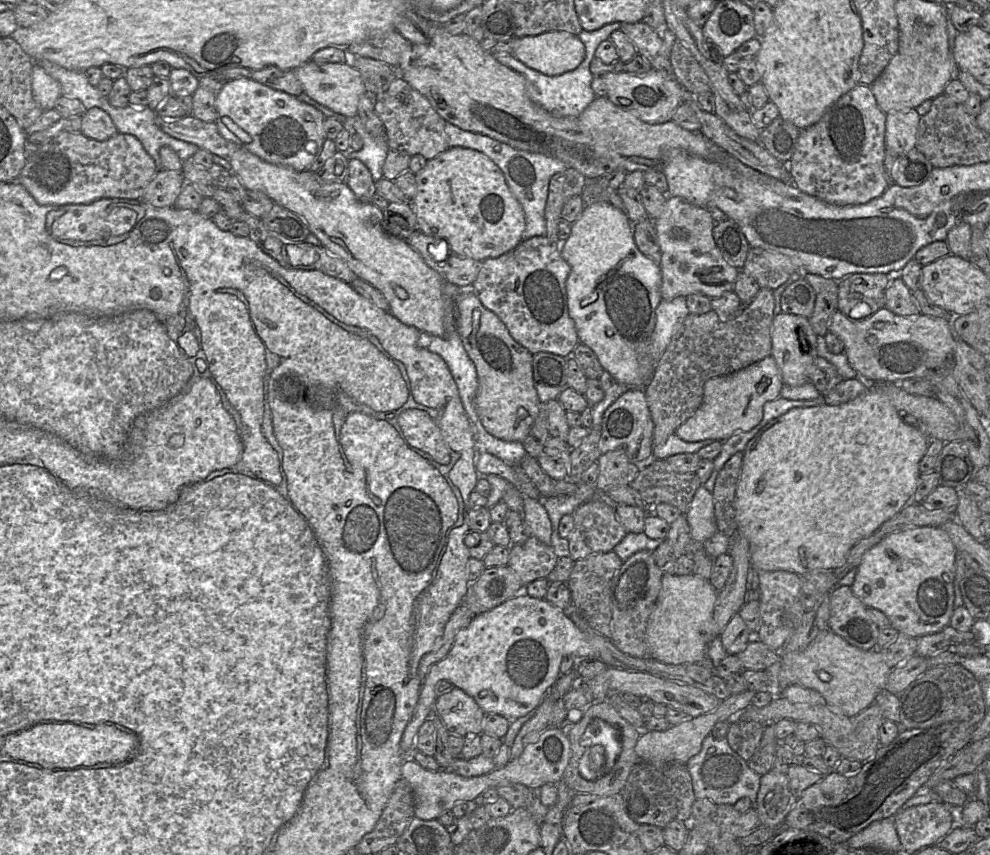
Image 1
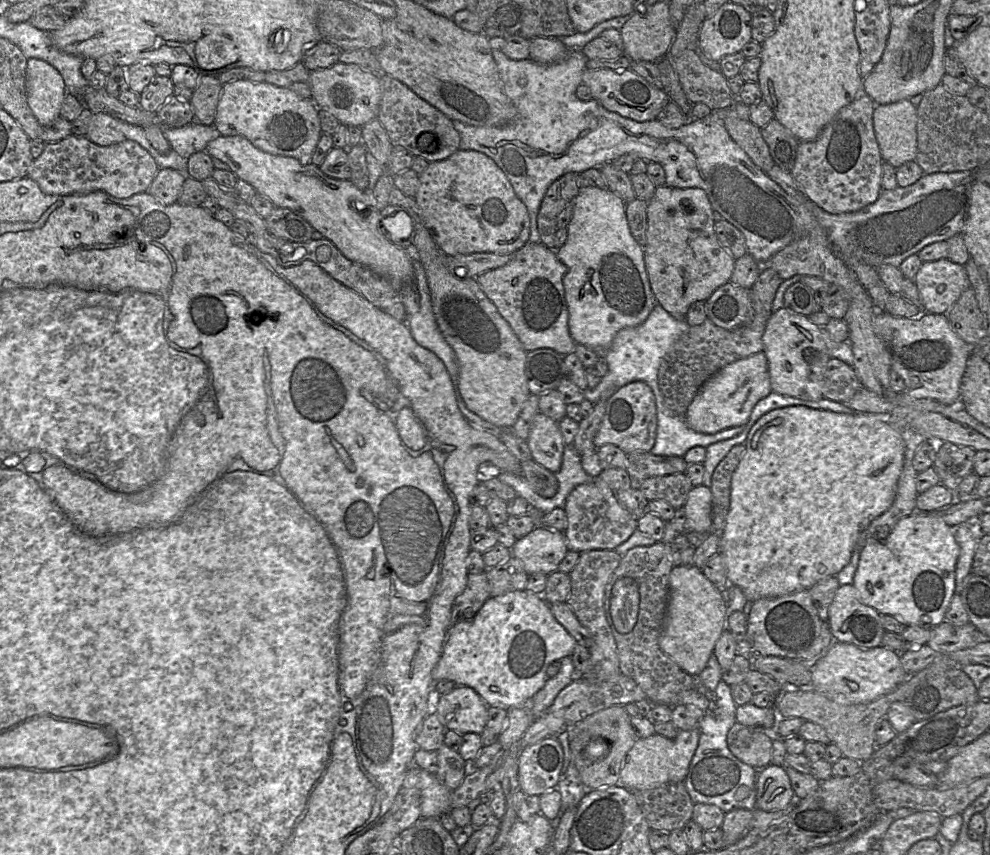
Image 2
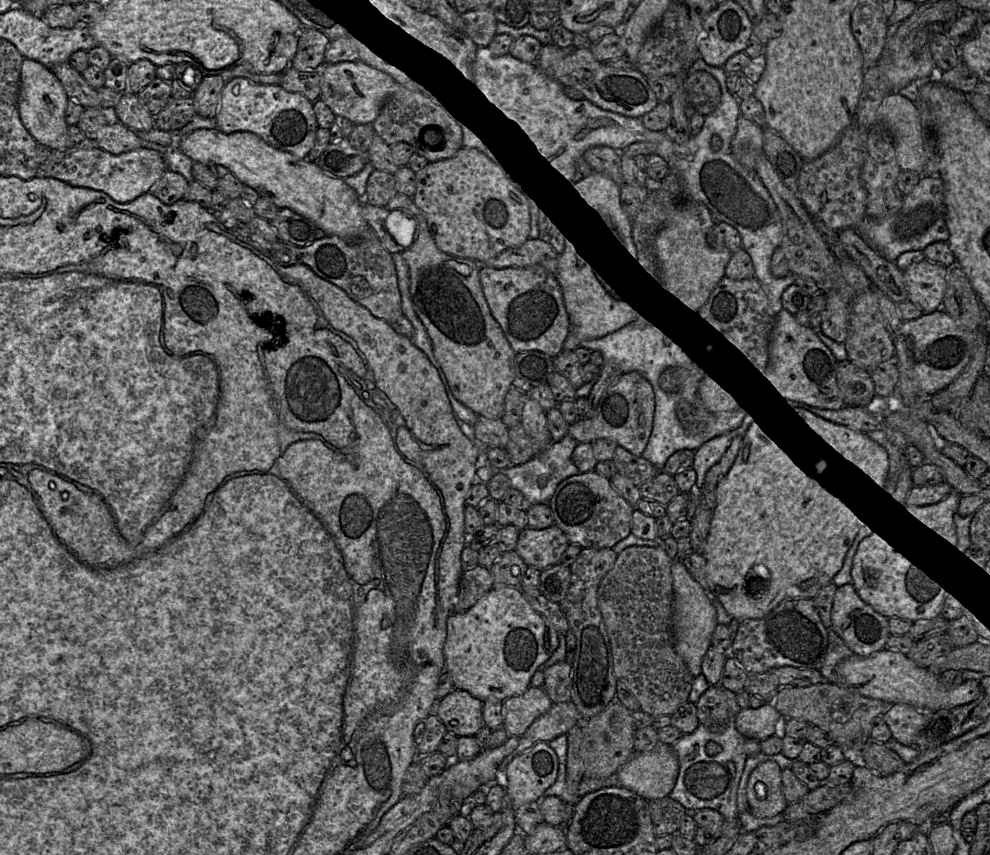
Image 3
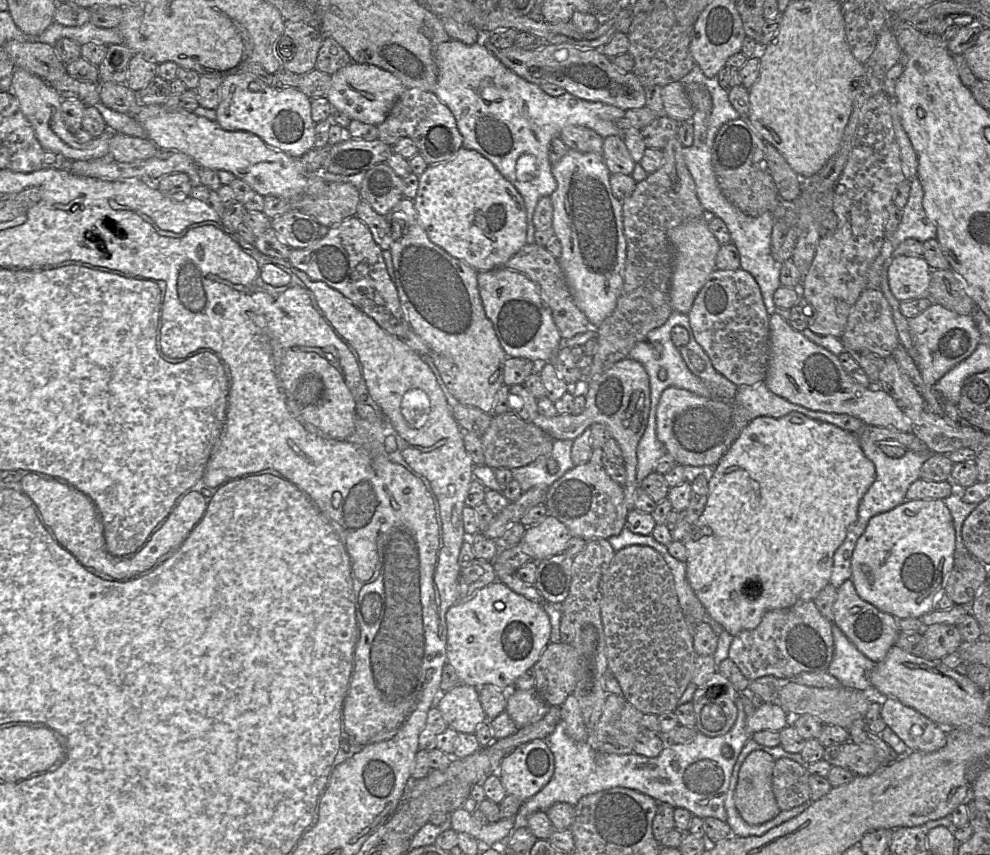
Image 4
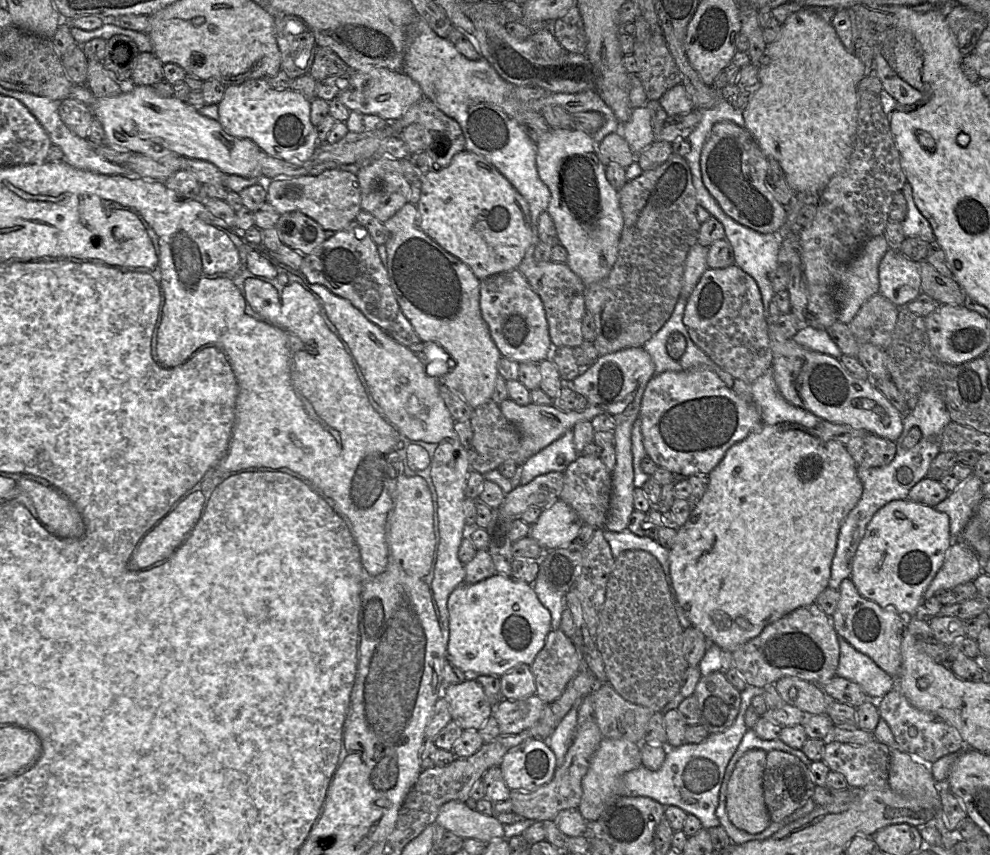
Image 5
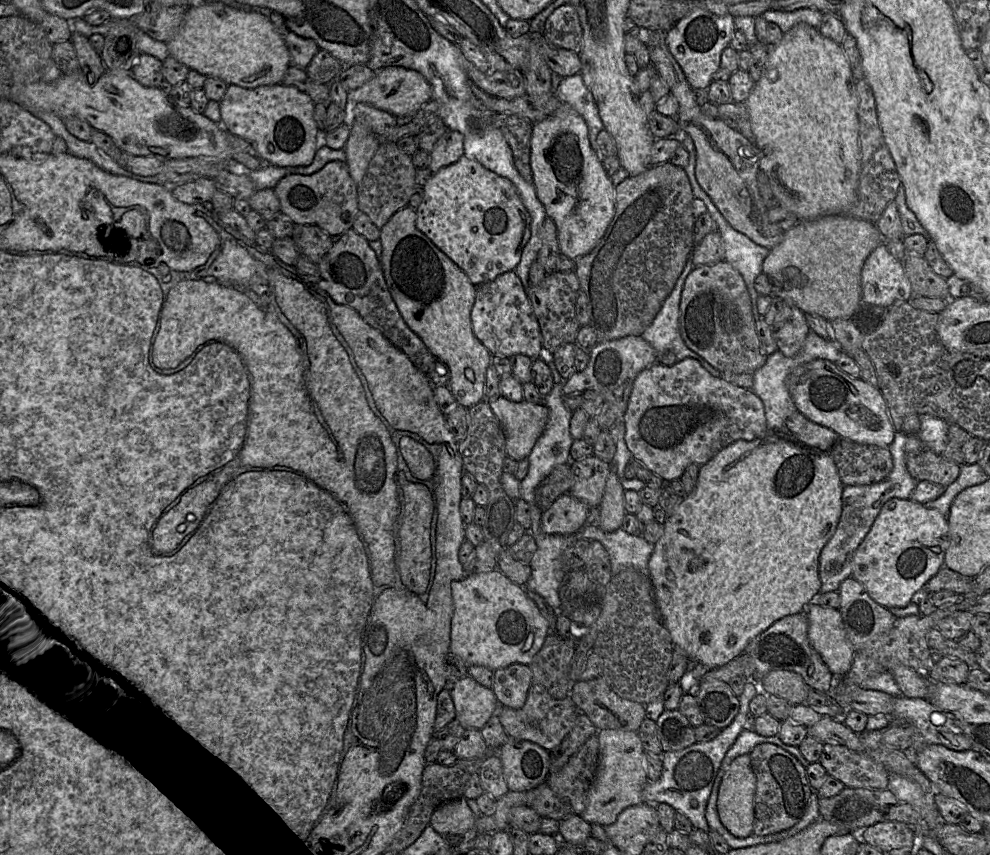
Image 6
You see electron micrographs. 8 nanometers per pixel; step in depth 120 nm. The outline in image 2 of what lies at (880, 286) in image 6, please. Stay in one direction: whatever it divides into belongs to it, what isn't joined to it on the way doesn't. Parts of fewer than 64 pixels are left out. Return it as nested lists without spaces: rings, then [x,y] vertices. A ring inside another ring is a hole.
[[[949,258],[923,262],[914,283],[919,291],[922,311],[944,314],[969,286],[964,265]]]

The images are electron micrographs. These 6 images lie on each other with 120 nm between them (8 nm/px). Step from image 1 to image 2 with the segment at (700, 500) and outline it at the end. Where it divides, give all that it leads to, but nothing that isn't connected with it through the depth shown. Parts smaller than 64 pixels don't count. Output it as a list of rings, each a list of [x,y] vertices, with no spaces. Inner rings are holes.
[[[703,484],[690,489],[686,503],[686,531],[712,532],[712,494]]]

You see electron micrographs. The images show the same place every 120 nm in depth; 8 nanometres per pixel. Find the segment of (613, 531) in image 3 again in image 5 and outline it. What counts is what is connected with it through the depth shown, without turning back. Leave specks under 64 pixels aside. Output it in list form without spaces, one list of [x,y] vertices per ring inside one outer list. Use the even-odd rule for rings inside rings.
[[[578,456],[564,471],[564,485],[560,500],[571,506],[580,519],[597,529],[603,529],[610,508],[612,493],[612,472],[610,472],[600,457]]]

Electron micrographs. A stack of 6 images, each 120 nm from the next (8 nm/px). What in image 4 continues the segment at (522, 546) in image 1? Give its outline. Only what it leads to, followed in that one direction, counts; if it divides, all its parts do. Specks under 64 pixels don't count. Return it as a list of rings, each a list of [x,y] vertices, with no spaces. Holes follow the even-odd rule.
[[[548,515],[540,523],[526,527],[523,542],[532,552],[533,561],[542,561],[565,552],[572,537],[561,521]]]

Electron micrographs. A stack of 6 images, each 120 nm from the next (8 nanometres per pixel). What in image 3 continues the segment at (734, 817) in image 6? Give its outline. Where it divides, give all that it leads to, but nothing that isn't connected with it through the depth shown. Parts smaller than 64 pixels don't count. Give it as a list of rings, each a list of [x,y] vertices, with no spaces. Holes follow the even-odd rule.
[[[762,762],[751,772],[747,799],[757,818],[770,818],[784,811],[788,803],[782,790],[782,769],[777,762]]]

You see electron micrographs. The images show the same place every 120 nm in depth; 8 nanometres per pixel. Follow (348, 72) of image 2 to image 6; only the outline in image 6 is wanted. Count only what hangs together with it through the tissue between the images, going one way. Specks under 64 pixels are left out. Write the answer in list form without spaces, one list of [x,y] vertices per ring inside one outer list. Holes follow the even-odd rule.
[[[391,66],[375,71],[376,74],[364,85],[348,91],[350,105],[365,103],[385,110],[396,117],[407,115],[432,98],[432,88],[426,78],[416,70],[400,66]]]

